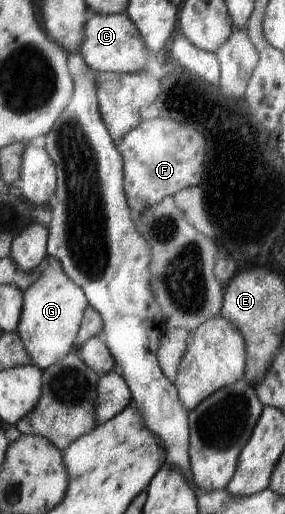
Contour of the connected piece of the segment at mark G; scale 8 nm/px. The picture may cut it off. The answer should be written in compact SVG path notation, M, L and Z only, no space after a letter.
M48 256L34 271L37 272L37 281L24 291L21 322L16 331L33 364L43 371L76 350L75 338L89 302L82 289L66 276L58 259Z

